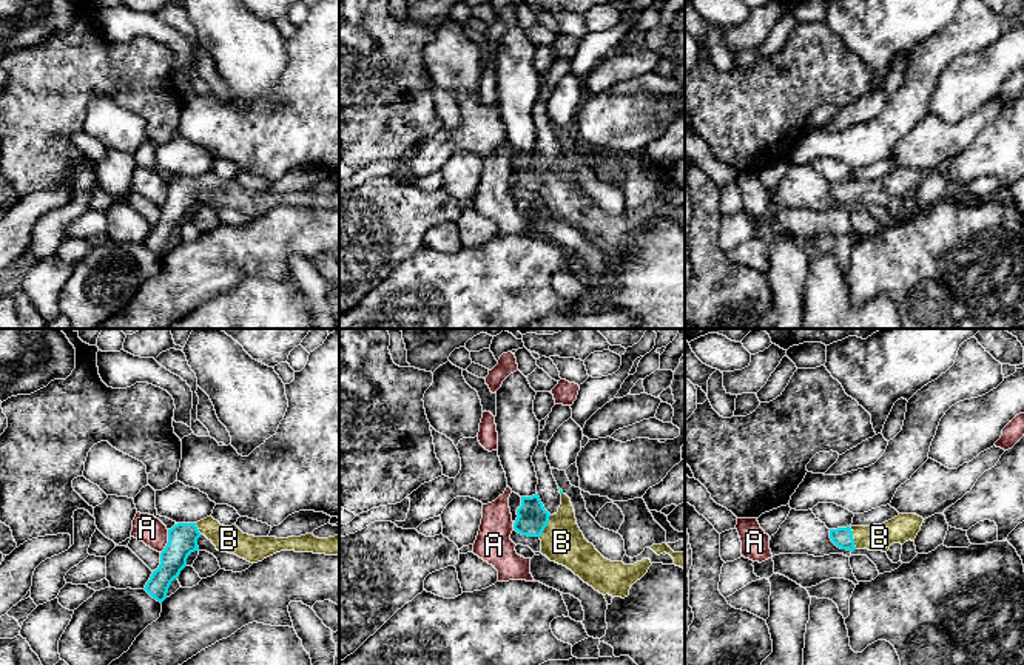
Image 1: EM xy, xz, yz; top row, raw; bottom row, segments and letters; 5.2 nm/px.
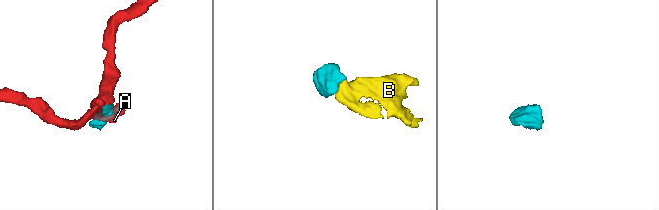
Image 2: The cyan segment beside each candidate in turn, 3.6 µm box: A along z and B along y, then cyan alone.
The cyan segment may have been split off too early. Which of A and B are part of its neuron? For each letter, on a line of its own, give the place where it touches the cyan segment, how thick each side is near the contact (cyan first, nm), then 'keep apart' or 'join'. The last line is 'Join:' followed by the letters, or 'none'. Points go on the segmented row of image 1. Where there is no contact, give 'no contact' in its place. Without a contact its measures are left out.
A: xy (168, 542) | 160/150 nm | keep apart
B: yz (852, 537) | 110/140 nm | join
Join: B

